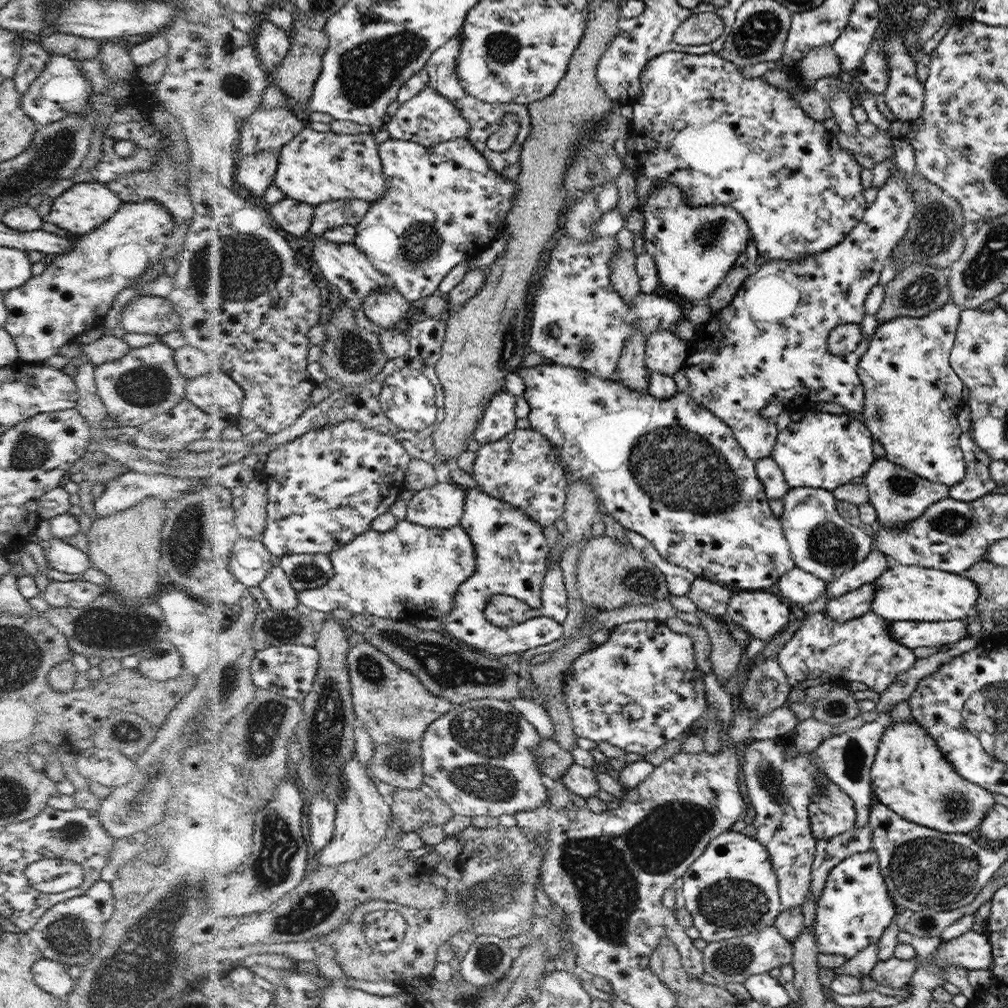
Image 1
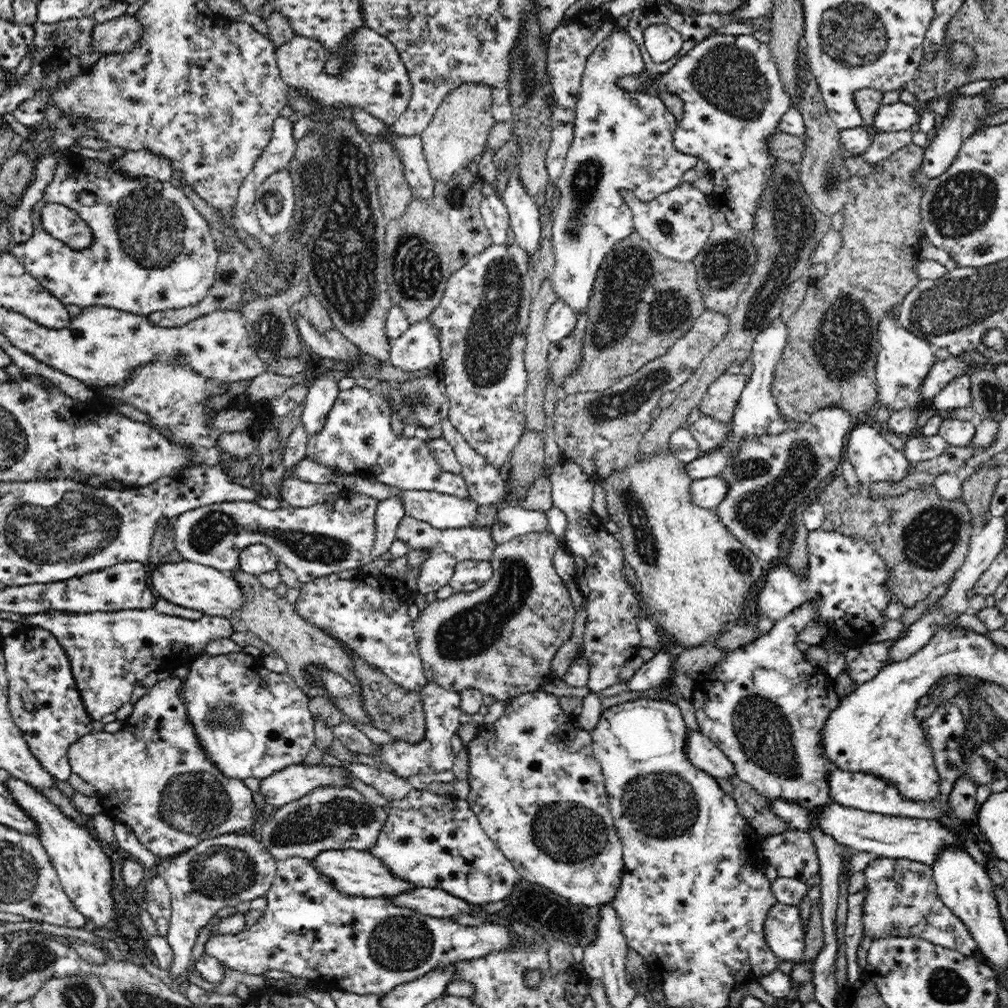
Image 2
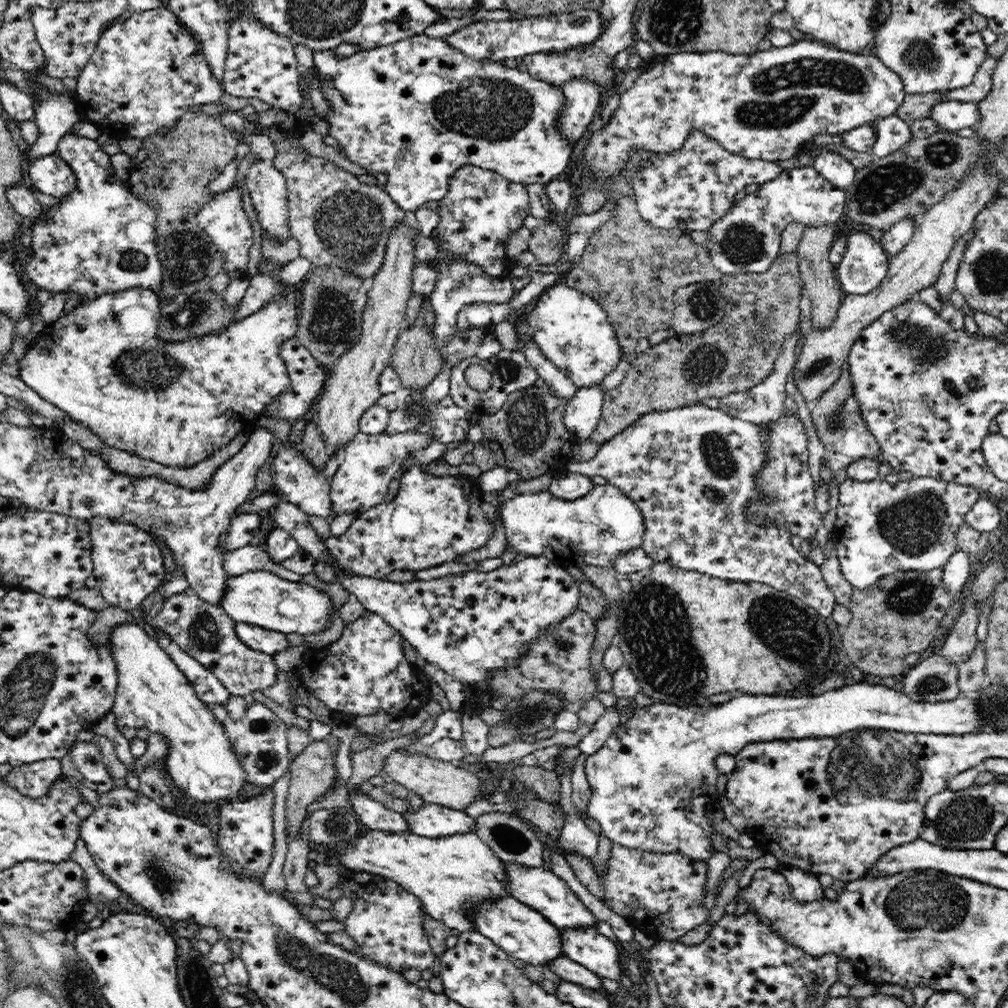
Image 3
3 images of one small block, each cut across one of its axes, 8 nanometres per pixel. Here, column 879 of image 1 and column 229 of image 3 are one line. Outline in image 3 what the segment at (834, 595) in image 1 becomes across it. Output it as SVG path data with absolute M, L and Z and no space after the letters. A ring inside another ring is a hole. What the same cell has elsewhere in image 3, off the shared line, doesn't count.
M266 544L246 545L233 551L224 551L223 567L227 576L238 576L246 572L267 570L289 581L302 581L303 577L276 564L267 552Z

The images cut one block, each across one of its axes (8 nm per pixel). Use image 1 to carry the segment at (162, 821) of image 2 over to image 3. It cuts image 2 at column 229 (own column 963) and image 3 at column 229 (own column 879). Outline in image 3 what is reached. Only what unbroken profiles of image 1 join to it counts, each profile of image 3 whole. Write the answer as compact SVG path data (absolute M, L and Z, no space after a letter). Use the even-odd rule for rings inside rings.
M119 623L111 628L108 635L110 651L116 661L116 672L118 673L118 688L114 705L111 710L116 716L116 725L119 730L124 727L134 729L148 728L150 732L162 733L168 741L168 752L162 758L162 763L169 778L174 781L176 788L188 795L190 800L201 803L226 800L234 802L241 796L246 783L245 772L241 769L233 753L224 726L215 720L212 710L198 698L192 684L186 676L178 669L173 659L159 646L157 639L151 638L143 625L137 623Z

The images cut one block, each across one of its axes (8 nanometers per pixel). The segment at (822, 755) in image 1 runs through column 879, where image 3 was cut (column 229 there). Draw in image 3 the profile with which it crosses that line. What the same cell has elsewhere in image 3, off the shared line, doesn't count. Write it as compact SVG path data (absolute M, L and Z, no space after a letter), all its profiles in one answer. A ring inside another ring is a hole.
M256 702L248 706L241 720L224 724L224 732L230 741L233 753L245 772L246 783L252 786L267 787L278 782L278 778L288 773L290 768L288 752L288 726L271 710Z

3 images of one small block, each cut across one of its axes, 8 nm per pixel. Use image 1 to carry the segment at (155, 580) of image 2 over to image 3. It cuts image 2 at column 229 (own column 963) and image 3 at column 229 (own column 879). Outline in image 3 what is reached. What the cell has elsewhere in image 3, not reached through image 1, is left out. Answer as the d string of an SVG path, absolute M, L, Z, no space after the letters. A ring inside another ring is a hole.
M256 570L246 572L238 576L227 576L224 600L221 601L220 607L229 614L237 623L248 623L284 634L318 634L324 632L326 626L332 620L332 612L337 610L332 604L332 596L314 588L303 581L289 581L267 570Z

